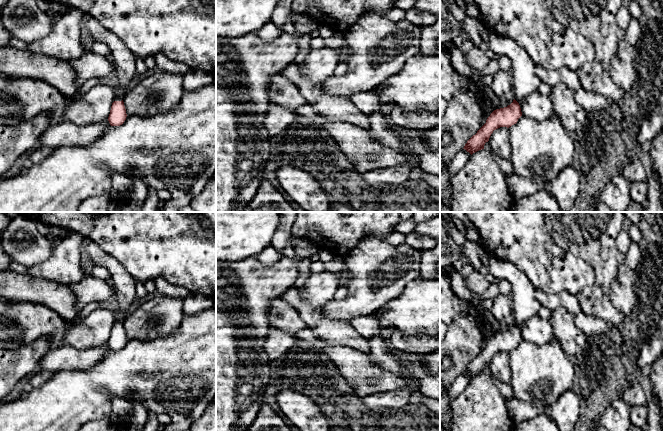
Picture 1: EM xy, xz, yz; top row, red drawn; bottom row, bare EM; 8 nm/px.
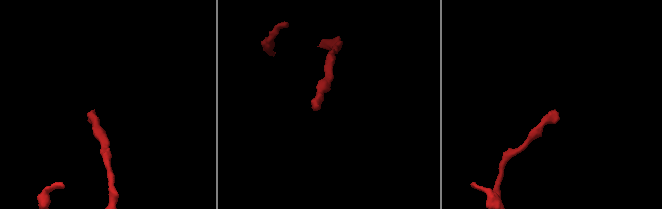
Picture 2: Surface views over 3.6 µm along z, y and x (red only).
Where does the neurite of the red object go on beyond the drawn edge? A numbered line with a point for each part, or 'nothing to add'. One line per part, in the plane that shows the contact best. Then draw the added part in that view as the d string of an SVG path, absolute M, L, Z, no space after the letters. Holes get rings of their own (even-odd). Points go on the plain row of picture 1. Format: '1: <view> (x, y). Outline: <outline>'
1: xy (124, 285). Outline: M94 242L86 244L87 253L95 265L106 268L110 273L110 282L116 293L116 318L114 325L122 325L128 315L136 289L134 279L116 259L105 253Z

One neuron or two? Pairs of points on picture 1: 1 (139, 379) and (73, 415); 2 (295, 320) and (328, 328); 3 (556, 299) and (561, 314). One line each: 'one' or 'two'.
1: one
2: two
3: two

